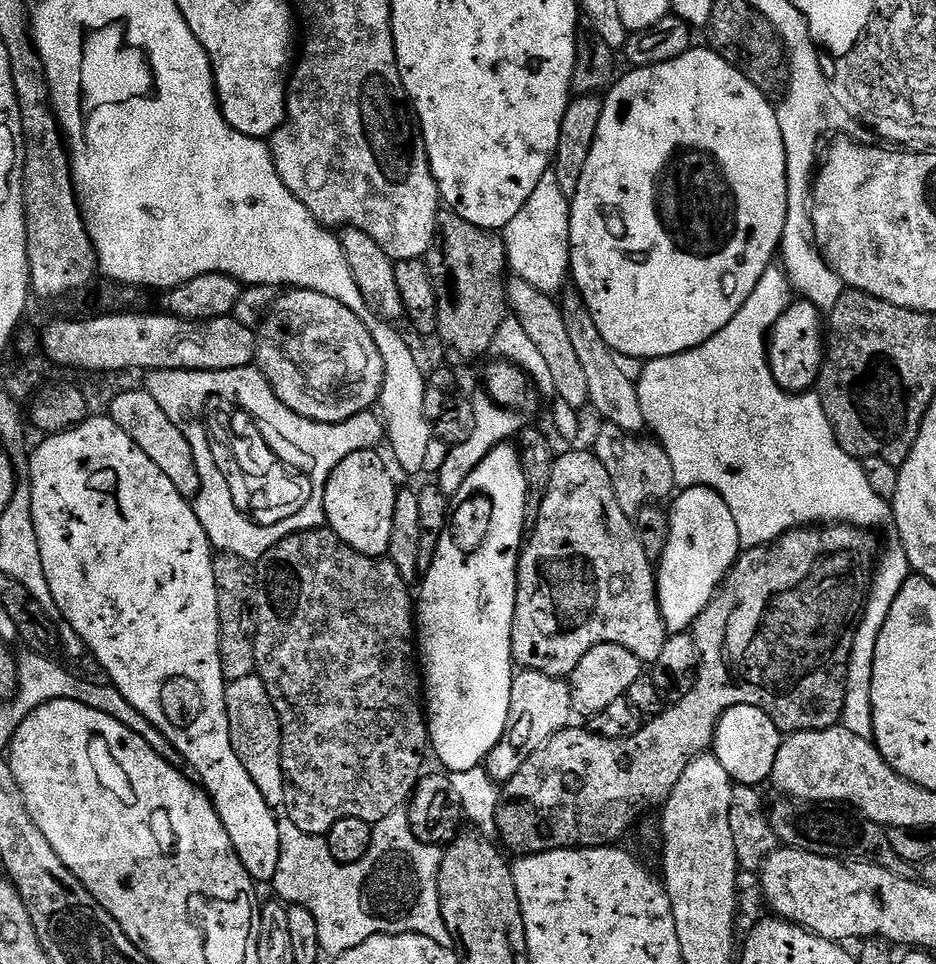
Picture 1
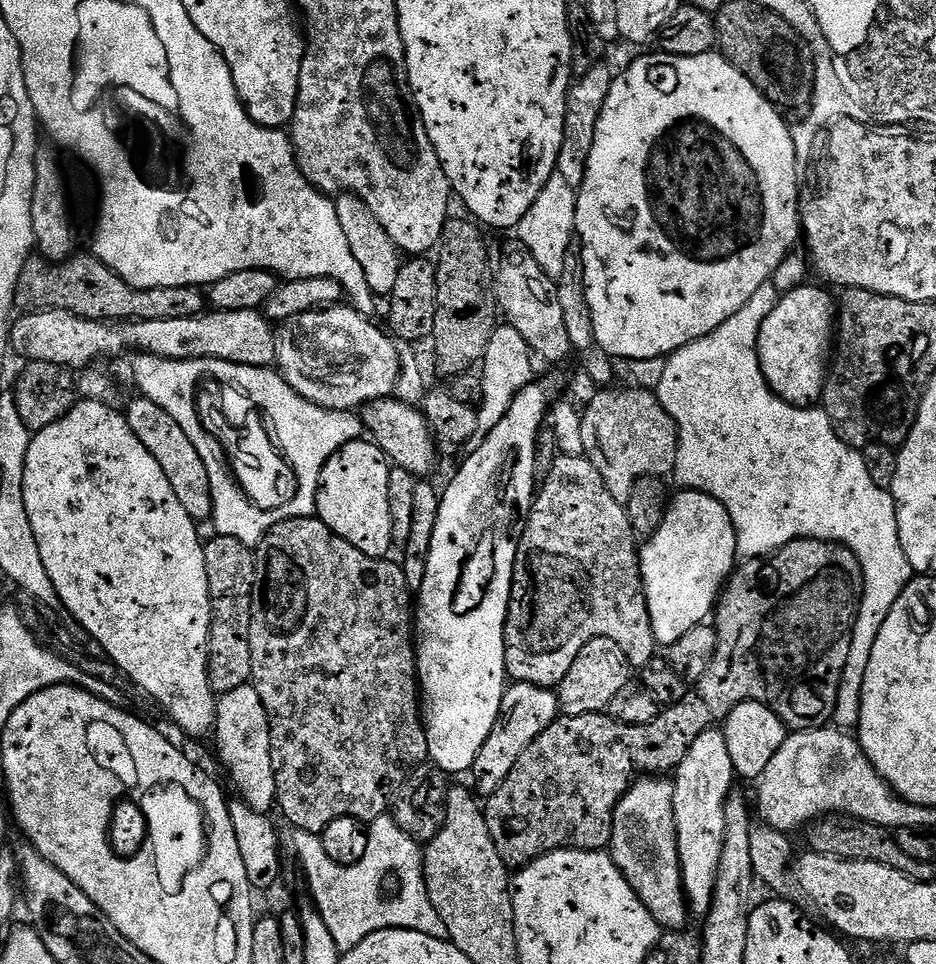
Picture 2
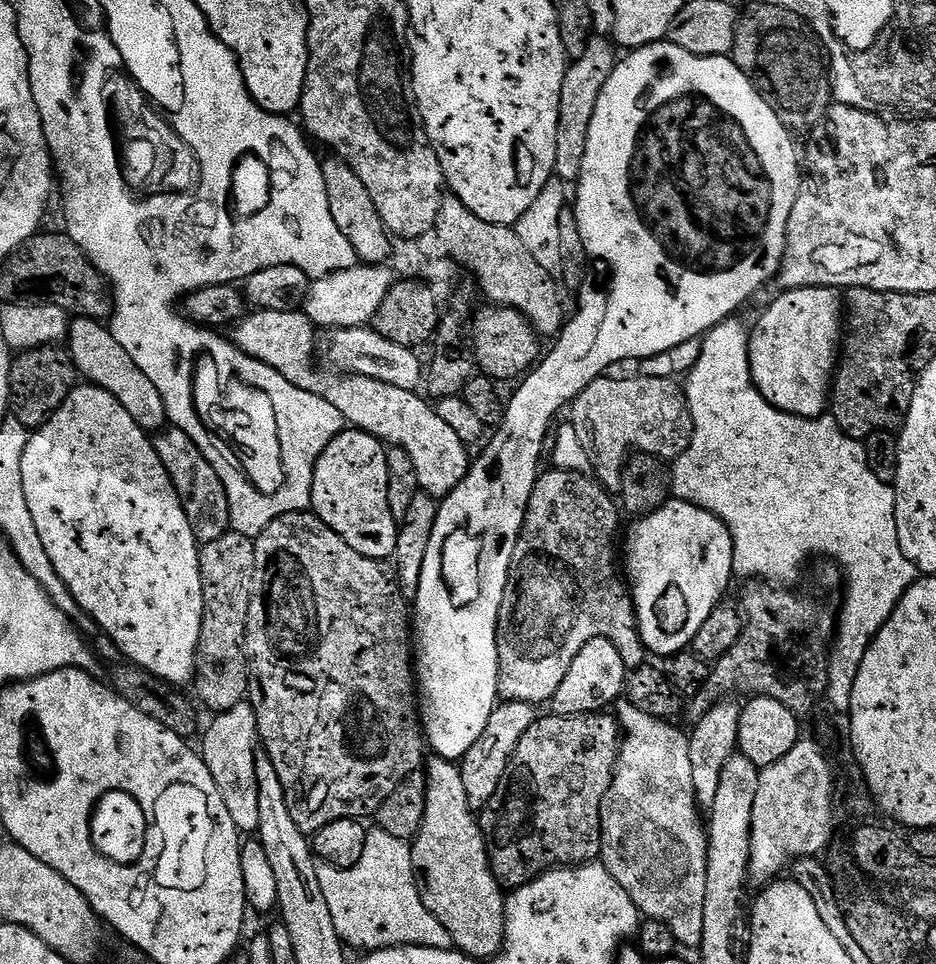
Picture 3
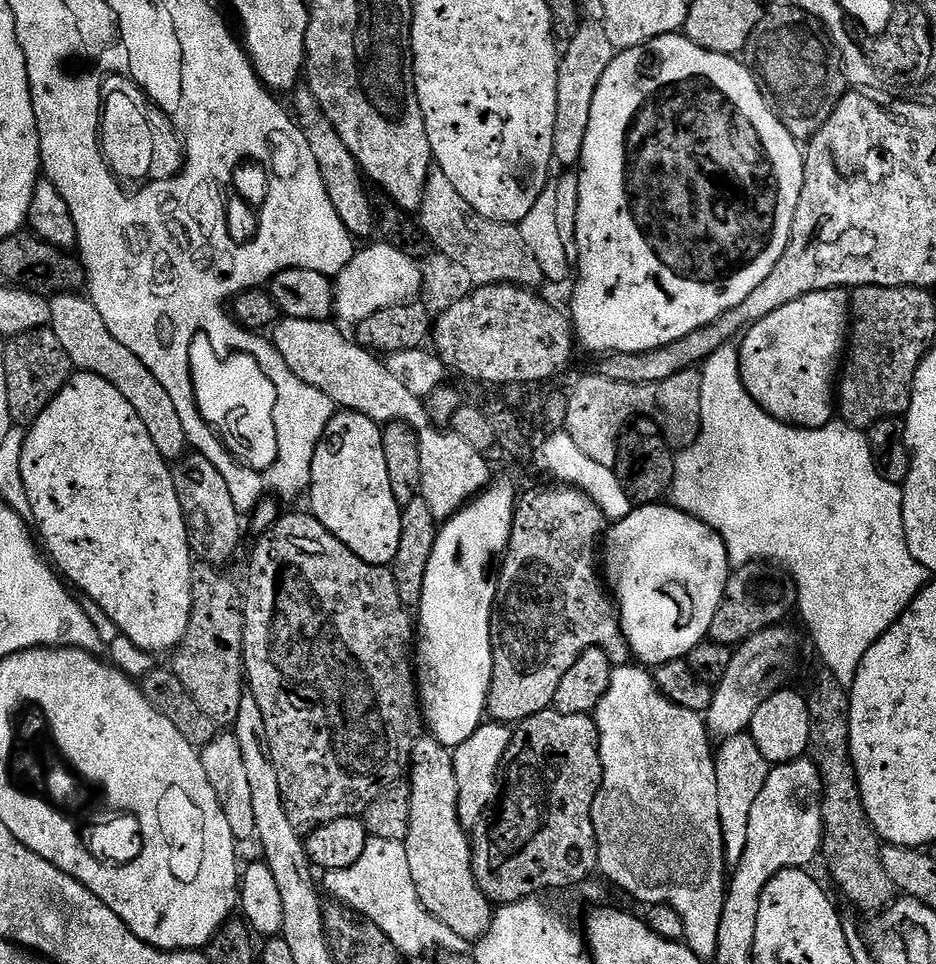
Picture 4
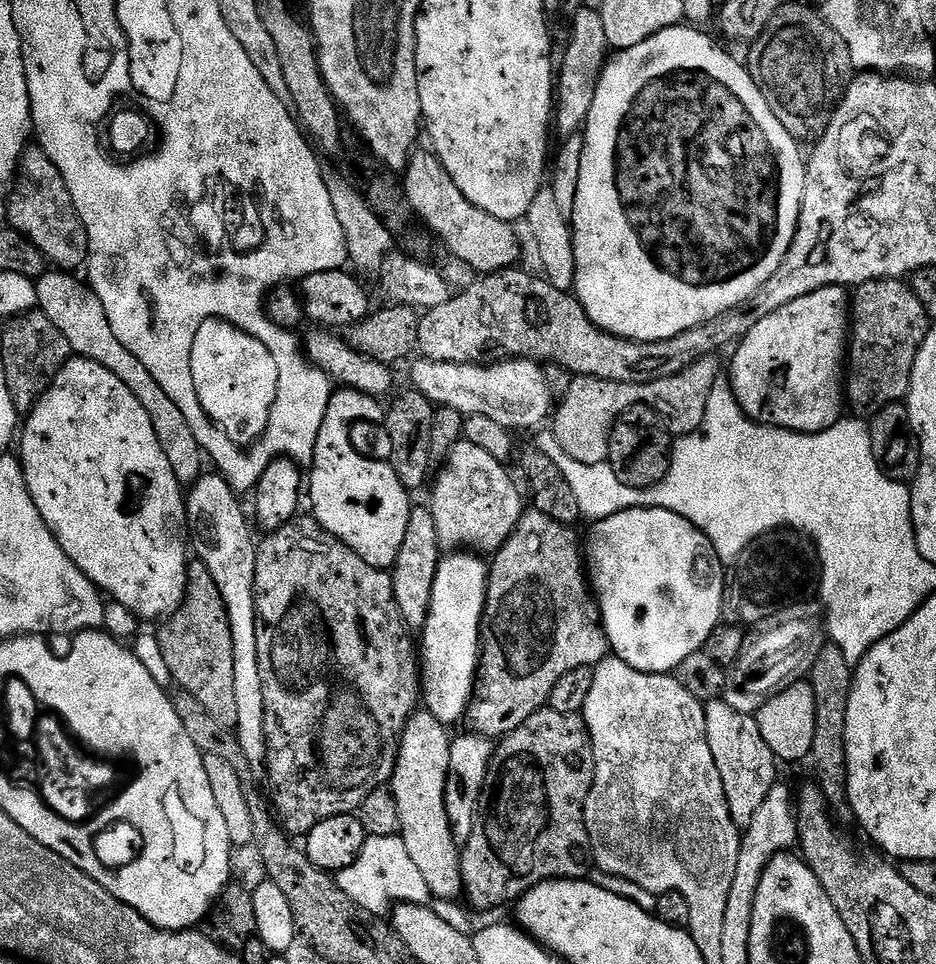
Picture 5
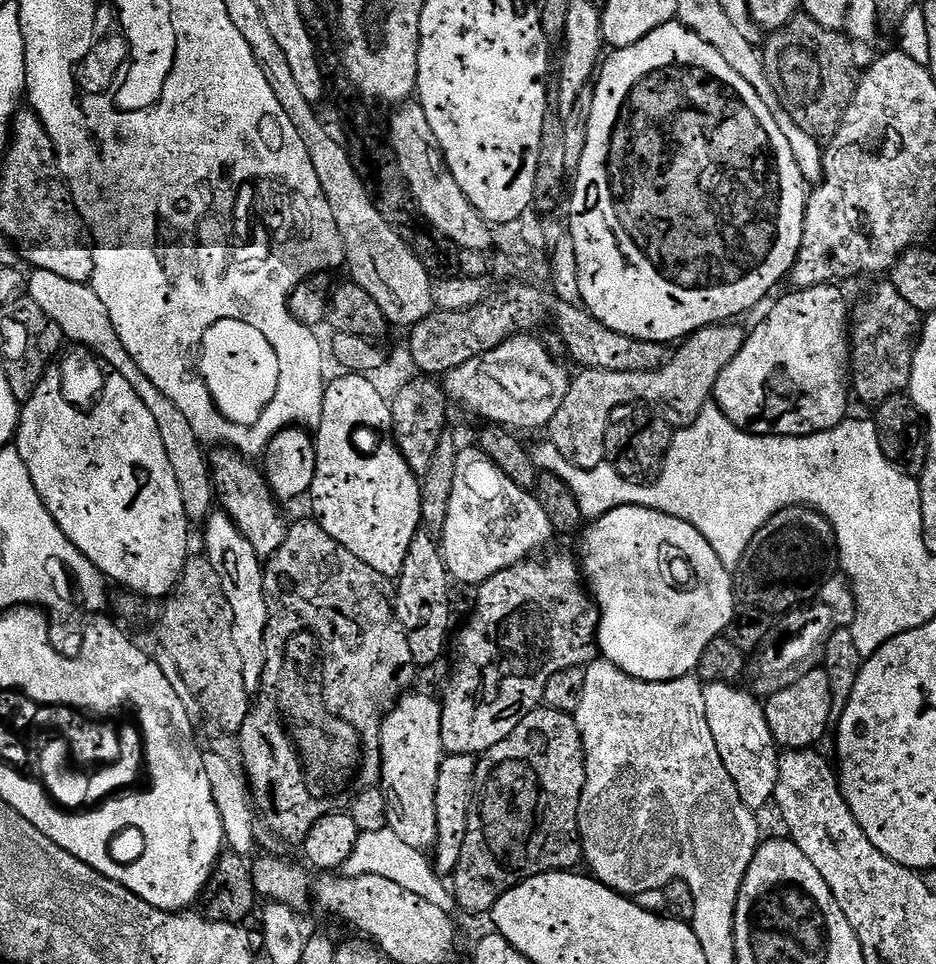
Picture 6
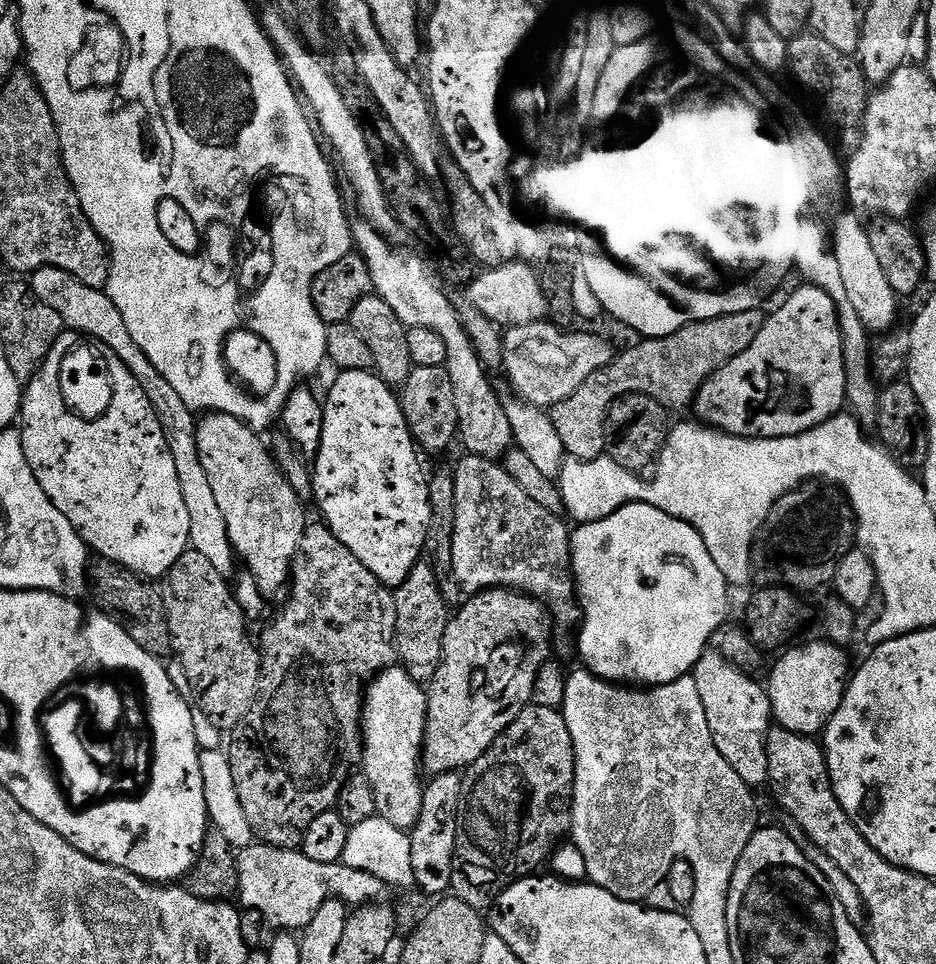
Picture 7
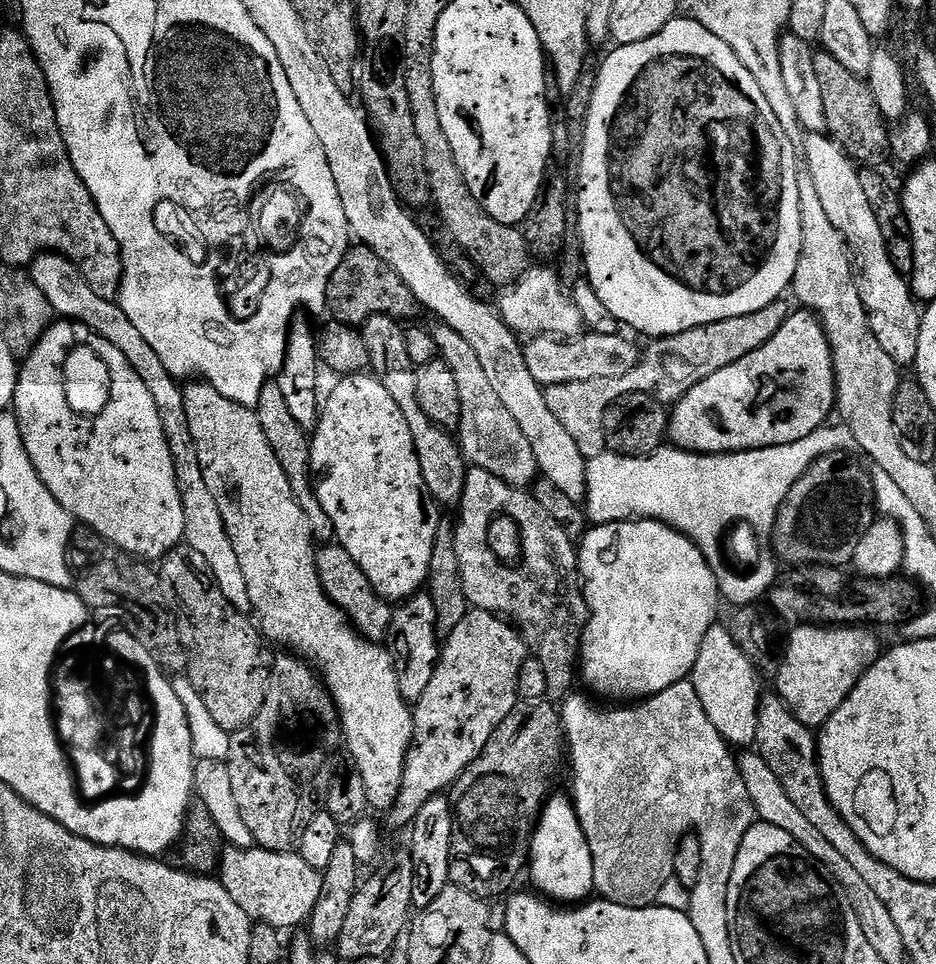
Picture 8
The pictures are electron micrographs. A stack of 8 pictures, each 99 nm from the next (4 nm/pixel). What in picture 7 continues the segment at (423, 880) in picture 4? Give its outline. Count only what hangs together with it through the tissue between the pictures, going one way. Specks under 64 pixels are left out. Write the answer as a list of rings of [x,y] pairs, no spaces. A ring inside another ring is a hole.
[[[393,666],[380,673],[364,692],[364,759],[362,774],[374,786],[376,815],[390,826],[410,830],[422,814],[426,787],[422,777],[424,735],[428,717],[428,694],[417,680],[412,680],[403,666]]]

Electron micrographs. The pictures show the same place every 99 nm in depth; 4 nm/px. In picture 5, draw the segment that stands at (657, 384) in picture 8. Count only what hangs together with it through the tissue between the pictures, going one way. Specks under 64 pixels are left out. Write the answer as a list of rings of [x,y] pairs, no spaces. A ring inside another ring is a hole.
[[[707,356],[682,370],[682,374],[674,374],[674,378],[649,384],[623,384],[593,376],[577,376],[566,396],[558,402],[550,431],[556,435],[558,442],[562,442],[562,450],[567,456],[583,464],[603,464],[607,461],[612,425],[628,414],[635,404],[649,404],[650,407],[657,408],[664,419],[663,427],[673,437],[688,436],[698,430],[698,426],[702,426],[710,390],[714,390],[717,380],[721,379],[722,372],[716,362],[716,356]]]

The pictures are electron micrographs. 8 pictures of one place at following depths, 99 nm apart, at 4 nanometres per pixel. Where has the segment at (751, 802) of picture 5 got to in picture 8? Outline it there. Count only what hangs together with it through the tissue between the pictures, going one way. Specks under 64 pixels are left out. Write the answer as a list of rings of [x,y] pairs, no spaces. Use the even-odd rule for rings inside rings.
[[[717,622],[710,630],[706,630],[706,638],[702,638],[702,650],[698,650],[698,662],[694,662],[690,679],[694,690],[698,690],[698,699],[702,701],[702,710],[706,710],[706,718],[714,722],[714,730],[722,734],[724,741],[737,749],[740,747],[740,750],[755,745],[758,734],[758,710],[762,695],[759,684],[761,681],[750,658],[746,658],[746,654],[738,650],[738,644],[734,642],[734,638],[730,638],[730,630],[723,623]]]

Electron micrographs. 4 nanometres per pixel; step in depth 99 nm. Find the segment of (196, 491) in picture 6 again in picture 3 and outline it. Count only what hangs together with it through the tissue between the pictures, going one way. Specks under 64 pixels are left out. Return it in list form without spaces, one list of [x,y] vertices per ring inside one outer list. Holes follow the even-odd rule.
[[[89,316],[75,317],[68,326],[66,351],[77,373],[87,383],[97,384],[102,390],[114,394],[114,398],[126,406],[130,418],[134,418],[134,422],[138,422],[138,426],[142,426],[145,432],[155,434],[168,424],[166,402],[162,402],[162,394],[158,394],[154,382],[150,382],[150,378],[138,370],[134,358],[130,358],[130,354],[118,346],[118,338],[114,338],[107,323],[91,320]]]

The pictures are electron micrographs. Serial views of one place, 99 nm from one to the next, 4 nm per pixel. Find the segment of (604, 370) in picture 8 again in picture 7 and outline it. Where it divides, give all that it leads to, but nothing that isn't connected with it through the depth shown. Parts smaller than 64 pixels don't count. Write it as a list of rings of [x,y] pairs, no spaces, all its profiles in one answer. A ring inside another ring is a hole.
[[[547,319],[536,320],[528,325],[514,325],[503,333],[504,355],[502,357],[502,369],[508,375],[512,388],[517,397],[526,404],[532,404],[535,408],[550,410],[558,402],[570,398],[590,374],[601,372],[603,368],[609,368],[616,359],[617,349],[612,349],[608,340],[600,336],[591,336],[588,332],[576,332],[577,330],[561,330],[549,323]]]

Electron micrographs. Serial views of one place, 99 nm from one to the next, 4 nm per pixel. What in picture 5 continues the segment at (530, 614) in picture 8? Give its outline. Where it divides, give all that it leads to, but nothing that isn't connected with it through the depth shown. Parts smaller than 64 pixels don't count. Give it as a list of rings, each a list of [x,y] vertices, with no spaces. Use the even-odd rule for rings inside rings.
[[[461,439],[441,468],[444,469],[437,476],[435,473],[436,489],[430,501],[441,549],[475,550],[480,554],[499,552],[526,511],[525,497],[522,492],[520,497],[511,474],[504,469],[507,467],[498,458],[486,454],[486,450],[474,446],[474,442]]]

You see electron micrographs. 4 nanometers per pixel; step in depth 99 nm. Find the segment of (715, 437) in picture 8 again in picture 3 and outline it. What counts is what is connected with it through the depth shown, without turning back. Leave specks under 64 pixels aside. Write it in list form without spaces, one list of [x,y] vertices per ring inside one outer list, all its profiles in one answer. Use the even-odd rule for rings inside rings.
[[[790,288],[779,294],[748,338],[752,381],[762,398],[778,410],[814,420],[830,408],[846,309],[841,293],[834,288]]]

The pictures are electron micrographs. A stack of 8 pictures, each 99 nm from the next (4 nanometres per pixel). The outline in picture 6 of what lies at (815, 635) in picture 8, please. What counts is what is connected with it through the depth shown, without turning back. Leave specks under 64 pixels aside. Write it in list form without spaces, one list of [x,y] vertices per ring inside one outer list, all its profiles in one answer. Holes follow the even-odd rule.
[[[813,667],[811,672],[798,678],[792,686],[786,686],[784,690],[778,690],[773,696],[767,697],[763,705],[770,734],[781,749],[811,748],[819,745],[819,740],[828,728],[828,720],[833,719],[830,678],[824,673],[823,667]]]

